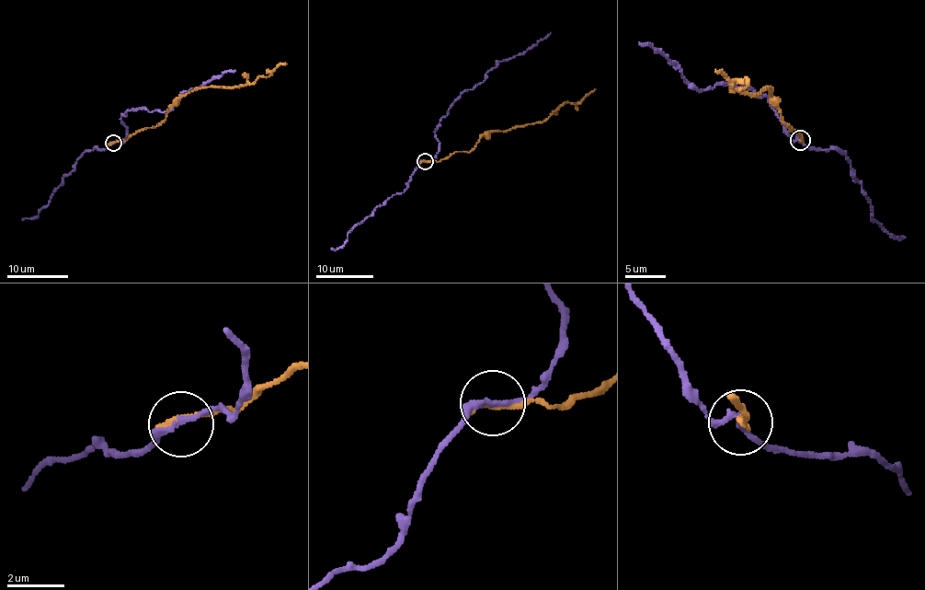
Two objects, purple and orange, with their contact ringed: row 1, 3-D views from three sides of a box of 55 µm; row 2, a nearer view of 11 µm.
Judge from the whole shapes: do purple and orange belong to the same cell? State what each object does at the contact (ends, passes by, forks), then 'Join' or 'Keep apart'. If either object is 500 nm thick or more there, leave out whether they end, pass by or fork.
At the ring purple passes by. At the ring orange ends. Keep apart

